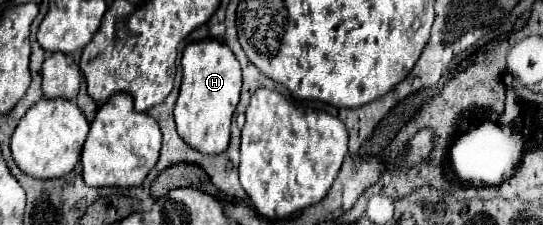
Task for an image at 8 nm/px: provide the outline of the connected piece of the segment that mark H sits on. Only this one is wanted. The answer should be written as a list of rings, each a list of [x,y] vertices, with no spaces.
[[[201,40],[185,46],[181,56],[183,82],[175,102],[179,136],[203,154],[221,154],[229,146],[231,118],[241,92],[241,66],[221,40]]]

